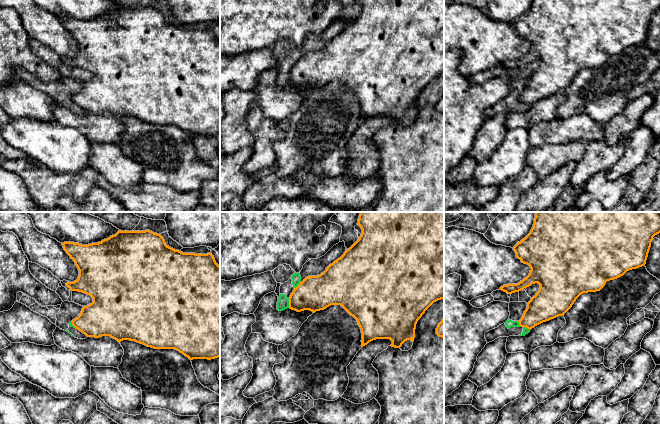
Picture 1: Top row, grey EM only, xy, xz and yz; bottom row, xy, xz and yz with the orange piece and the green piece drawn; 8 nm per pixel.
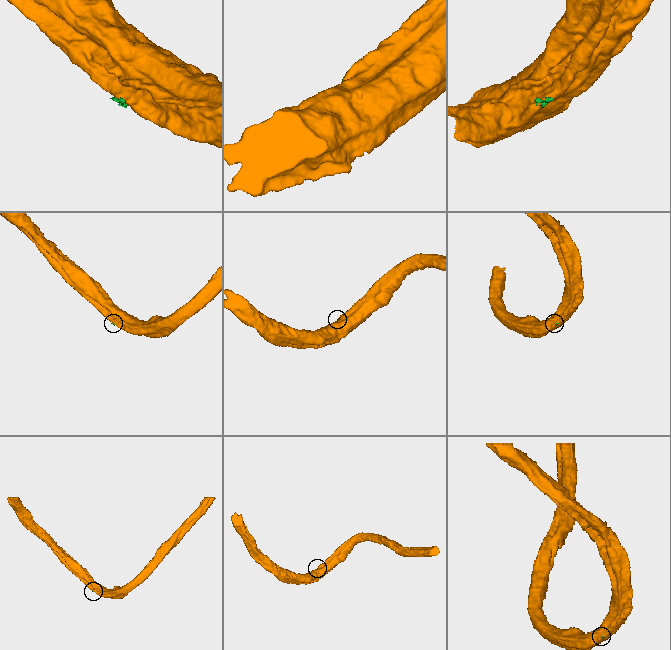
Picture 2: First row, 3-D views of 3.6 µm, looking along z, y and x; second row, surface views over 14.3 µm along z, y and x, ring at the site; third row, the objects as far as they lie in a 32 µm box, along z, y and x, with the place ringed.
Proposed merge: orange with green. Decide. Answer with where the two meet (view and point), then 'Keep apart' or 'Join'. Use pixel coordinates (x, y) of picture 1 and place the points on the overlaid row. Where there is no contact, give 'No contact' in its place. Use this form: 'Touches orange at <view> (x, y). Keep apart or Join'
Touches orange at xz (289, 303). Keep apart

